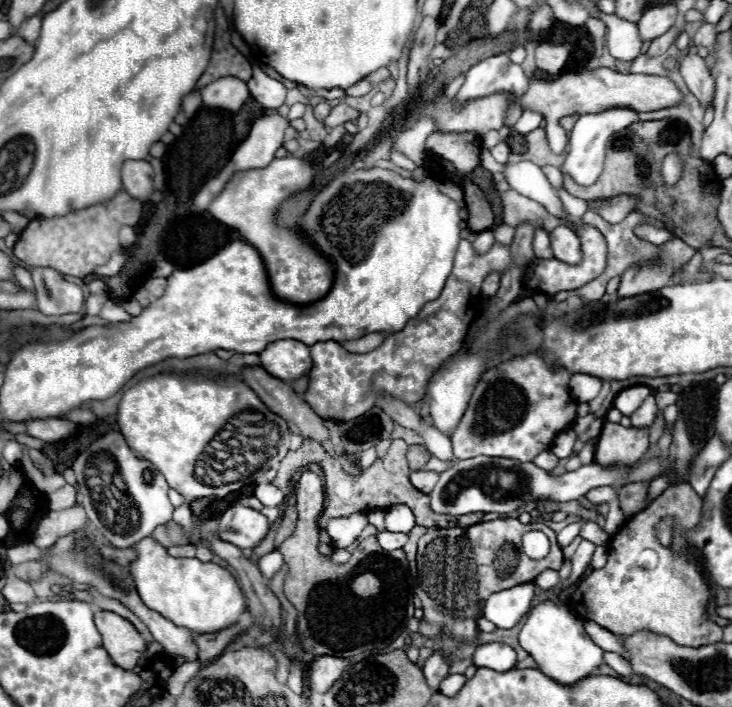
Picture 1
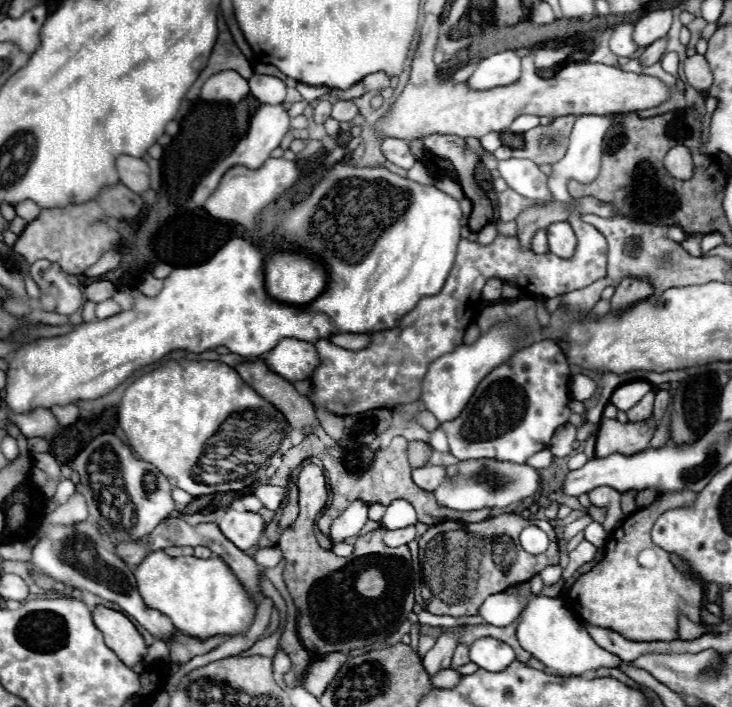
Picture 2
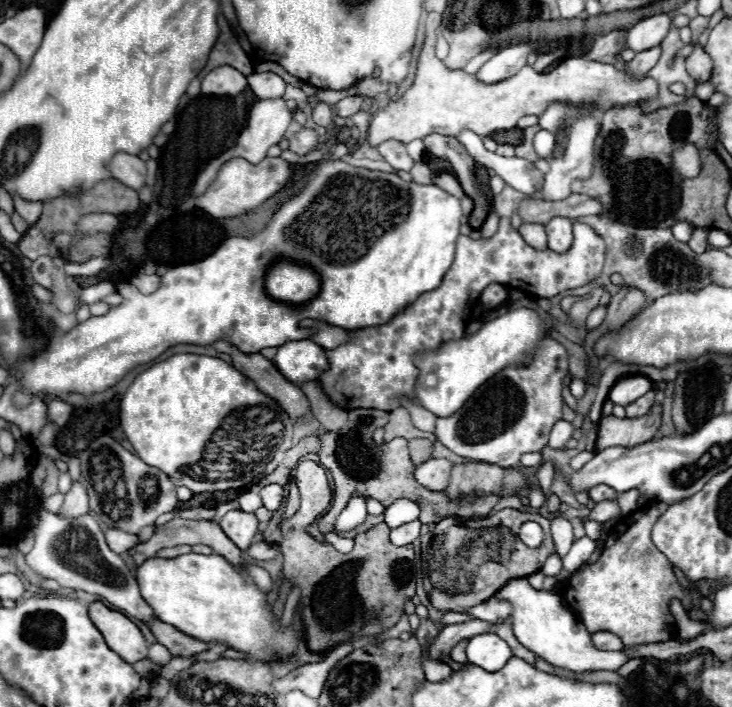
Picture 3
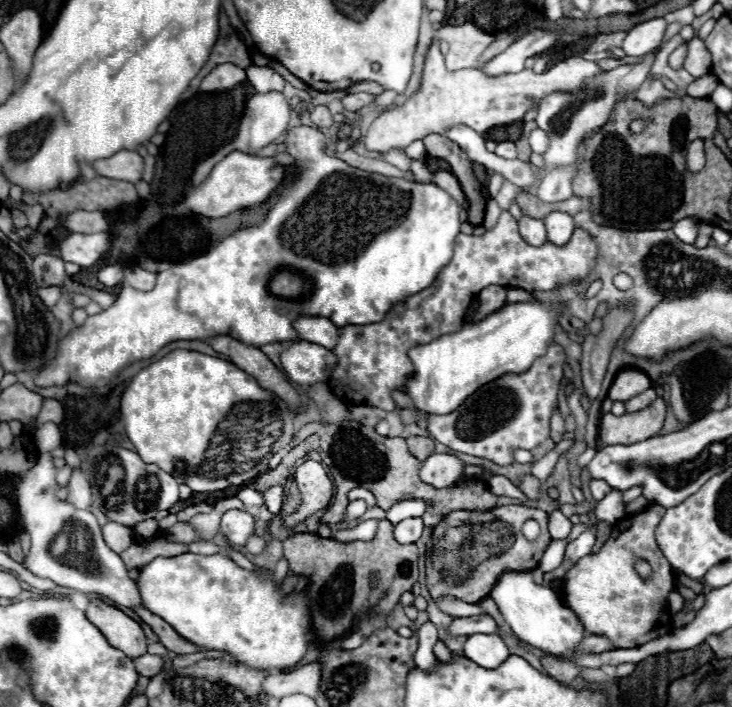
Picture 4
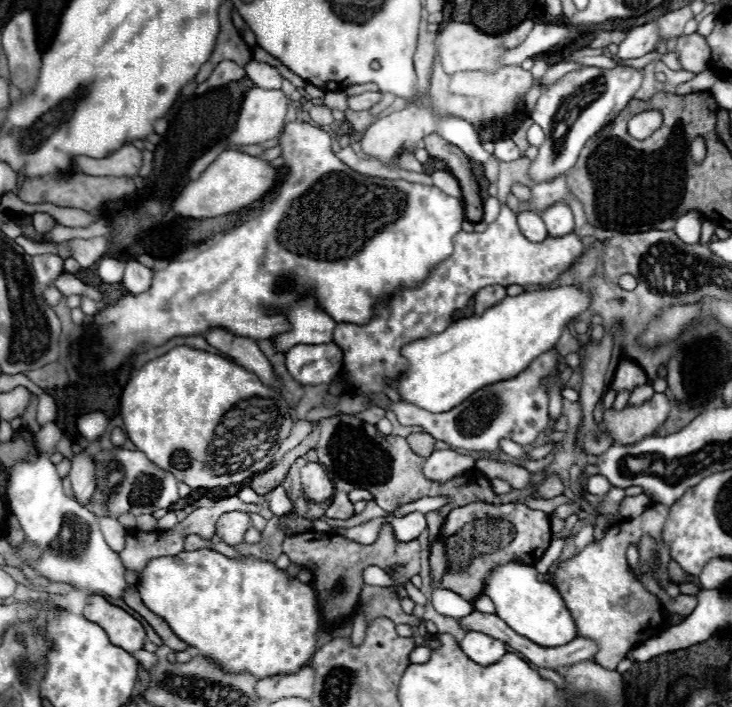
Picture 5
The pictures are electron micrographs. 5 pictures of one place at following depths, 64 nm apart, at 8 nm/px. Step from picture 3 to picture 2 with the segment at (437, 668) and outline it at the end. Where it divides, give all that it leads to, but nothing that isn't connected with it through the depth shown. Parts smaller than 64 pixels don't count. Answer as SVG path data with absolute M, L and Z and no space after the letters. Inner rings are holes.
M444 668L444 670L438 670L436 674L432 674L430 682L432 682L432 686L438 686L438 688L450 688L450 686L458 684L458 678L460 678L458 672L454 672L452 668Z

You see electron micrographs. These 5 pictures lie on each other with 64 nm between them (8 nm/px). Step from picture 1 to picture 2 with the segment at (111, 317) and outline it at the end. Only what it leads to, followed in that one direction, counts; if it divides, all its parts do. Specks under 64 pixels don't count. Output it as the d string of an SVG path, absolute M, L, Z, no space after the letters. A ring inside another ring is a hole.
M104 300L104 302L98 302L98 304L96 304L96 316L98 316L98 318L108 318L108 316L120 312L120 310L122 310L122 308L120 308L114 300Z

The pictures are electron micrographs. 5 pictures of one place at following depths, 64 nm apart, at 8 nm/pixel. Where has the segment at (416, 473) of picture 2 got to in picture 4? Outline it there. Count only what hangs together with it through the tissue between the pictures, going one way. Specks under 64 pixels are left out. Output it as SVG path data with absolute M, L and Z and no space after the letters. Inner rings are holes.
M432 454L430 458L426 458L422 462L420 478L422 478L422 482L426 482L430 486L446 488L446 486L452 486L460 478L460 474L466 466L468 466L466 462L462 462L460 458L456 458L452 454Z

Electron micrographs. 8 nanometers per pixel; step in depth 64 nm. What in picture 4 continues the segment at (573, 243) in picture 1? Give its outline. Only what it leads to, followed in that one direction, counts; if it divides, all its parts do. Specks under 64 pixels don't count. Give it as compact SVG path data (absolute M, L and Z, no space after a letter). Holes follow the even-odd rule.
M550 212L546 218L544 218L544 224L546 224L546 230L548 230L548 240L554 242L556 246L562 246L570 240L572 232L574 232L574 220L570 214L566 212Z

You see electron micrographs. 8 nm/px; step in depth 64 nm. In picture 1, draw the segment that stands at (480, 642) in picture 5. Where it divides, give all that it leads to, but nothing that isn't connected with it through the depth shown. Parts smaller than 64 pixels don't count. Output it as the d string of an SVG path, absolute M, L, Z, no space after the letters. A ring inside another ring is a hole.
M500 642L478 644L472 660L478 668L490 668L494 672L506 672L506 670L516 666L516 652L508 644L500 644Z

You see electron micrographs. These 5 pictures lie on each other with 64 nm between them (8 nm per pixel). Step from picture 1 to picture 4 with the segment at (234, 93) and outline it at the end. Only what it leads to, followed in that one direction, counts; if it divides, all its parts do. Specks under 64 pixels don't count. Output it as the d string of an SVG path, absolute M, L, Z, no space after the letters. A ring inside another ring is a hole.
M230 62L218 64L200 84L200 92L212 92L212 90L228 90L236 84L246 80L246 72Z

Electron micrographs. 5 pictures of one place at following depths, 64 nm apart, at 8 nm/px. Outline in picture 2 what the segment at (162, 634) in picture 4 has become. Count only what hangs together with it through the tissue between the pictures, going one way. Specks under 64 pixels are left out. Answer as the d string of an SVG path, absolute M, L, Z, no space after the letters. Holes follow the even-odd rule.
M176 632L176 634L170 636L170 640L166 644L170 648L170 660L188 662L192 656L206 654L206 652L214 650L222 642L224 642L224 636L214 636L214 638L202 640L202 638L192 638L192 636Z

